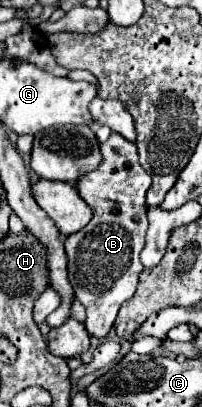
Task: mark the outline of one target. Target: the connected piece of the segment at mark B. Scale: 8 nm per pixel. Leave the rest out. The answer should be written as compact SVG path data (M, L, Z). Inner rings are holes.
M112 133L112 137L100 145L104 161L92 173L78 179L76 187L80 197L92 207L94 217L78 233L70 235L64 243L68 255L68 279L76 299L86 307L86 329L90 337L104 341L110 333L120 305L130 299L142 273L140 251L144 247L144 235L148 229L146 219L146 191L150 177L138 163L136 145Z

